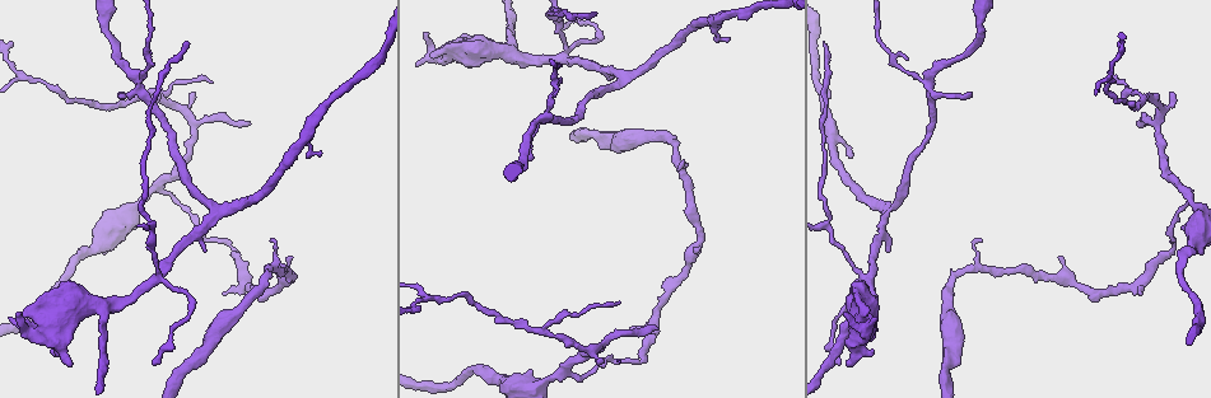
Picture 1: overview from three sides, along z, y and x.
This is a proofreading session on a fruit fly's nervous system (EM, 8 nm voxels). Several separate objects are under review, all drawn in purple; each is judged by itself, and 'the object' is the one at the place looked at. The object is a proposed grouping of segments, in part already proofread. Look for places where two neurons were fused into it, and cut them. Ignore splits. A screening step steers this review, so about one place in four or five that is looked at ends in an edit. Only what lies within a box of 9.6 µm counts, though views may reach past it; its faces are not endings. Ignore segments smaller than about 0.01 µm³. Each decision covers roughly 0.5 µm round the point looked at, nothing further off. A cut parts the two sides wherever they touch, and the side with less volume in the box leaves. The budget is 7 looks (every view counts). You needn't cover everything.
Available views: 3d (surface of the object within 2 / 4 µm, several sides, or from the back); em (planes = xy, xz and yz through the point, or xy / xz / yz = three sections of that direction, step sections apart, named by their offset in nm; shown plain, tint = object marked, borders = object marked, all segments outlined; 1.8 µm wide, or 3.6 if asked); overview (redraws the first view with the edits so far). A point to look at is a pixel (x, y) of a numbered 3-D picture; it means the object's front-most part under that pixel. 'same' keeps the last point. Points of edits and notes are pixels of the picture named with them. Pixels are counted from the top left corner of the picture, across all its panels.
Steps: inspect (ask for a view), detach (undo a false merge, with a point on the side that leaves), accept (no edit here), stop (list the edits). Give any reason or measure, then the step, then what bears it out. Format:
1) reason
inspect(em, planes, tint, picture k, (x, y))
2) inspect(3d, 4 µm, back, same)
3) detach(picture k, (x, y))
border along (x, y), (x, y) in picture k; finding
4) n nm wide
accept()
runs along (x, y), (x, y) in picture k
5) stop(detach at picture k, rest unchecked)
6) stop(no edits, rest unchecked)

arms part here
inspect(em, xy, step 8, tint, picture 1, (214, 218))

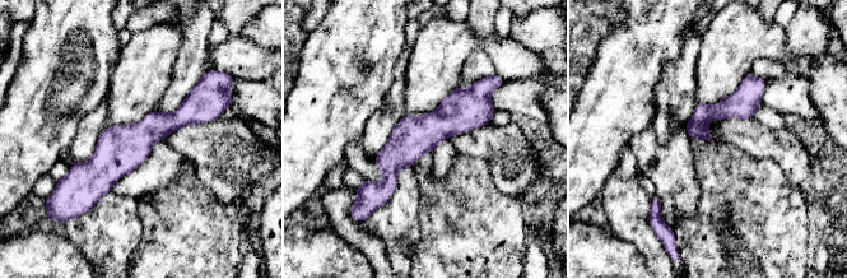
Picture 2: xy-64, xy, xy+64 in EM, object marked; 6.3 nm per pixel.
cut it another way
inspect(em, planes, tint, same)

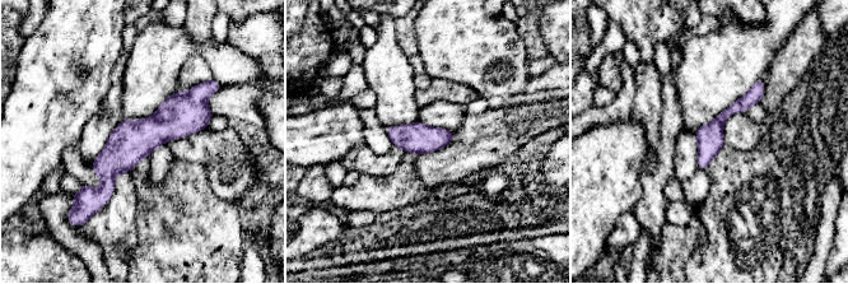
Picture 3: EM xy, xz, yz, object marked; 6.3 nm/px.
accept()
runs along (201, 93), (145, 135), (99, 192), (84, 190) in picture 3; one neuron here

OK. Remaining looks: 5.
looks like a crossing
inspect(3d, 4 µm, picture 1, (868, 281))

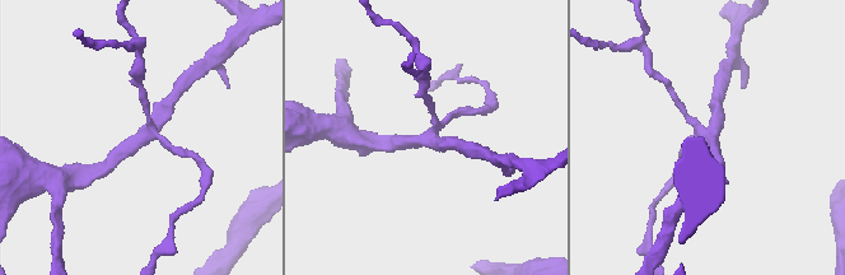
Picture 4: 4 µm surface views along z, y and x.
4 arms
inspect(em, yz, step 8, tint, picture 4, (712, 134))

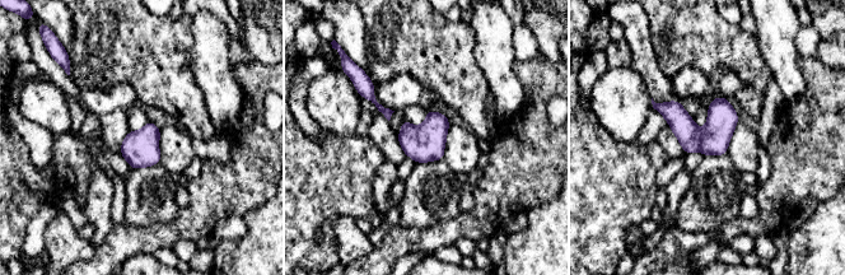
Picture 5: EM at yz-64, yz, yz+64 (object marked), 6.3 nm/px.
accept()
runs along (657, 106), (723, 150) in picture 5; all the same neuron

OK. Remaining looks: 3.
calibre changes
inspect(em, planes, tint, picture 1, (235, 255))

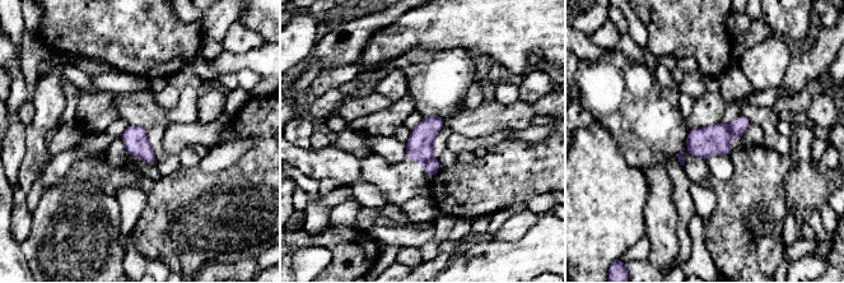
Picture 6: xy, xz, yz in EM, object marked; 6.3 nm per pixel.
detach(picture 6, (702, 143))
border along (727, 126), (731, 138) in picture 6; a second neuron is stuck on

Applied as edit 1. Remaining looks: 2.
stop(detach at picture 6, rest unchecked)

